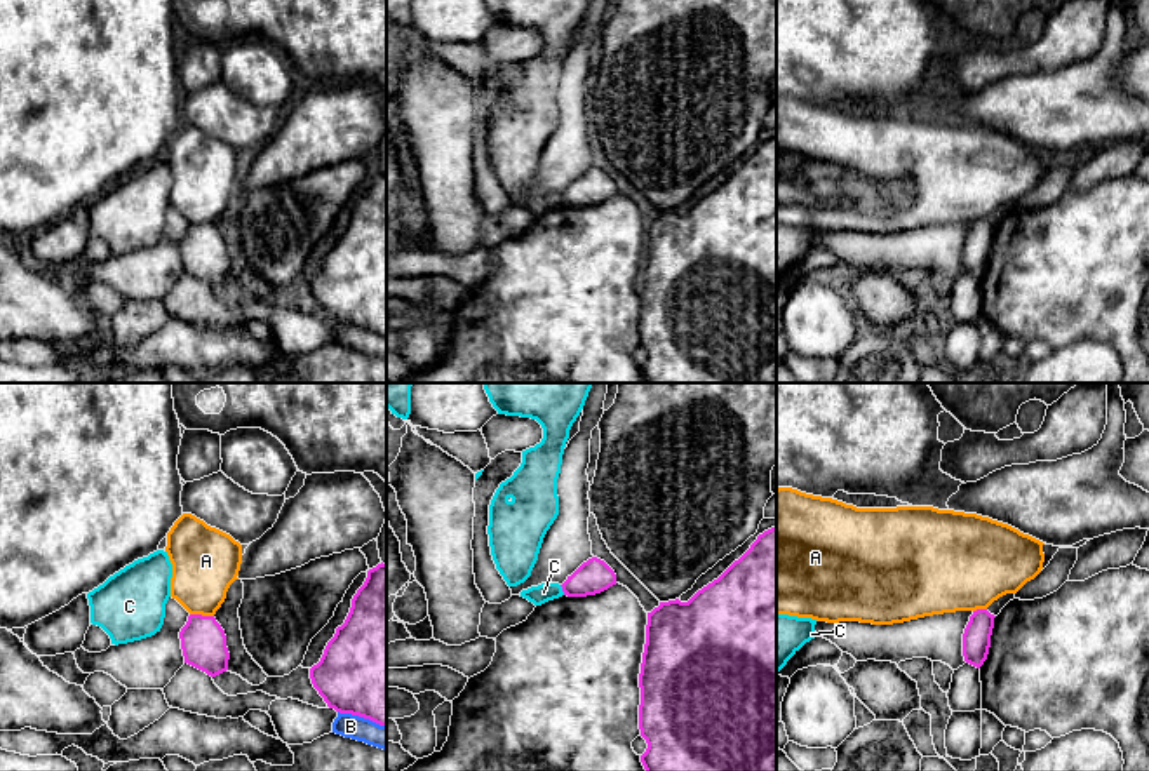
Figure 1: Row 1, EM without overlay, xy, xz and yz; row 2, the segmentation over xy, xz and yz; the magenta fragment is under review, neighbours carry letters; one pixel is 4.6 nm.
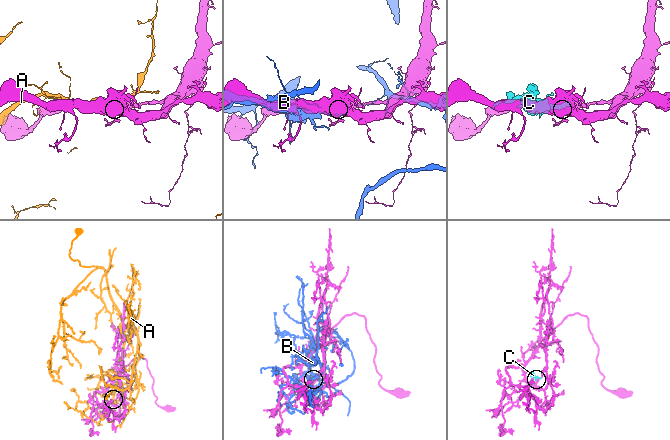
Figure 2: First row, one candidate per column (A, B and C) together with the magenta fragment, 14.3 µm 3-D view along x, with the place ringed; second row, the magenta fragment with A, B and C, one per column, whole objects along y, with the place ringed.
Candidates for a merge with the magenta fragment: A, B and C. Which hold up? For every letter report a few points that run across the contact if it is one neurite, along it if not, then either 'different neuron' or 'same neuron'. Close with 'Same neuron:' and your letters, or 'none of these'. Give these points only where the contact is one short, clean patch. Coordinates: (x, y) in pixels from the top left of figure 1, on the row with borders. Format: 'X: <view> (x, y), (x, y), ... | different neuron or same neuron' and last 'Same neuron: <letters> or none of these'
A: xy (190, 613), (213, 616) | different neuron
B: different neuron
C: xz (559, 585), (564, 594) | different neuron
Same neuron: none of these

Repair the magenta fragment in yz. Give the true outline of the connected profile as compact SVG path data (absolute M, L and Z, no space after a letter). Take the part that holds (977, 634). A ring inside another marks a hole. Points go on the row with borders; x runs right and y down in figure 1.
M977 609L963 634L963 656L964 661L980 668L987 660L991 647L991 635L994 628L994 614L987 609Z

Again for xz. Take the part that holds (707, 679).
M776 526L759 534L738 560L688 602L660 602L648 613L639 687L639 729L648 743L641 762L646 771L776 771Z

